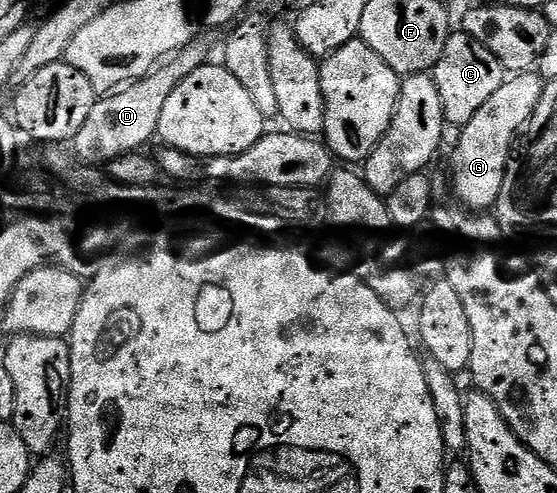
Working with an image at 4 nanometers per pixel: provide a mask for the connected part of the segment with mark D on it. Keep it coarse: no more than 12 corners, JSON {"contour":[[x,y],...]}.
{"contour":[[193,39],[101,95],[78,130],[83,163],[108,166],[158,133],[174,86],[209,63]]}

